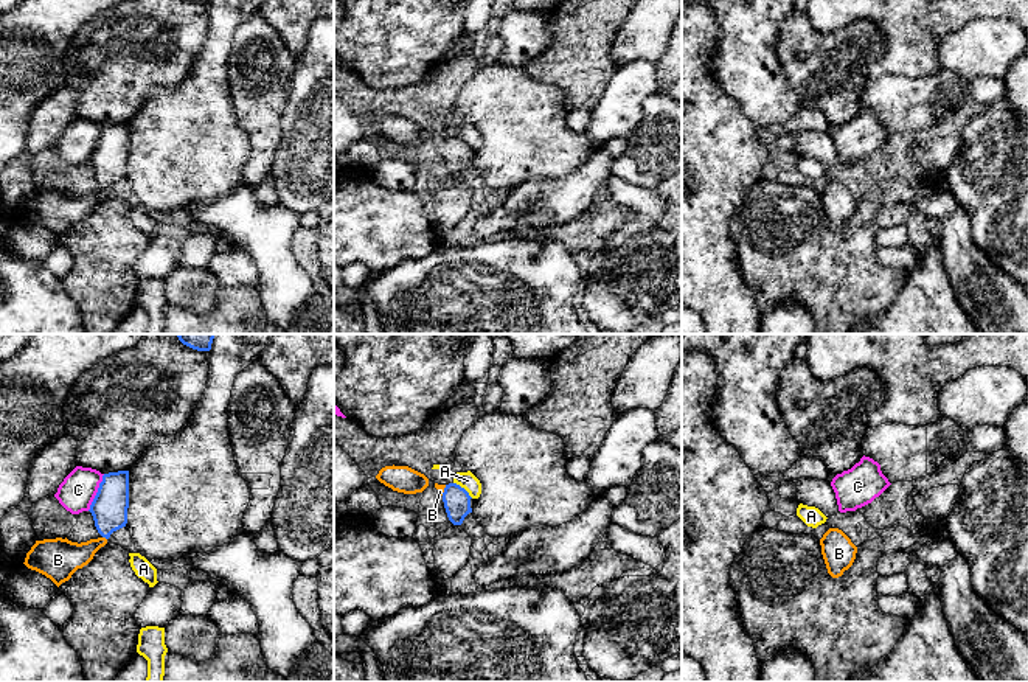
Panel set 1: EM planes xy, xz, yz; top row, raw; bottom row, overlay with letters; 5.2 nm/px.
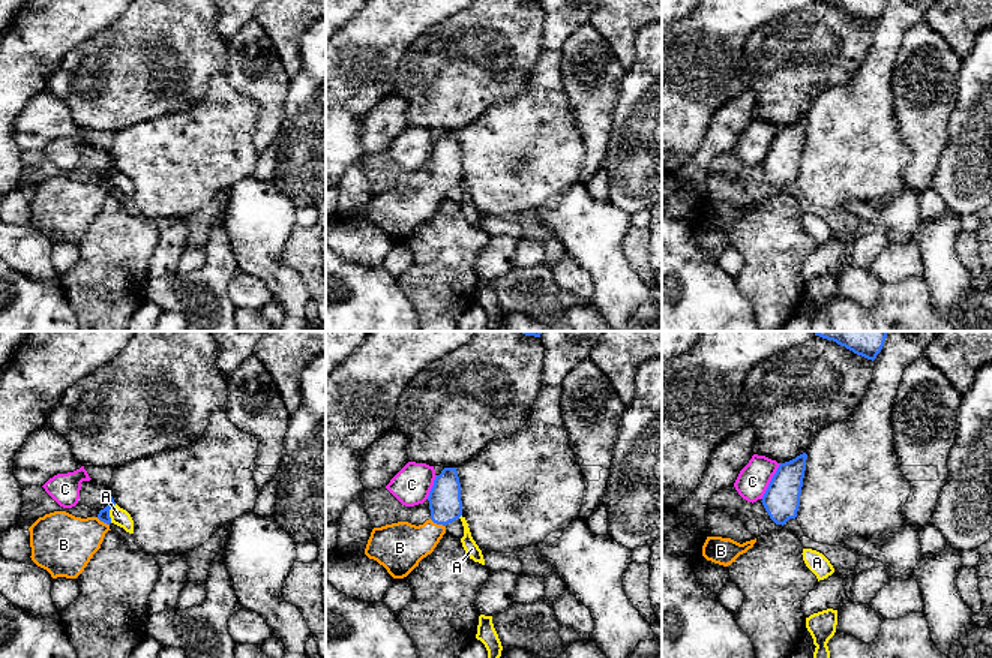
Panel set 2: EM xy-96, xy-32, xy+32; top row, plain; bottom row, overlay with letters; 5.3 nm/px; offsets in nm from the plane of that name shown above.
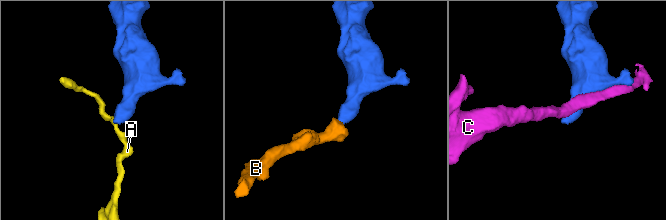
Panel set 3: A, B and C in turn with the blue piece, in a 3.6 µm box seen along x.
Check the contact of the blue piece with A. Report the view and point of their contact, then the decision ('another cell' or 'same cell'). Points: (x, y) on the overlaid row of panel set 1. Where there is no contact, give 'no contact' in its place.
xz (463, 488) | another cell

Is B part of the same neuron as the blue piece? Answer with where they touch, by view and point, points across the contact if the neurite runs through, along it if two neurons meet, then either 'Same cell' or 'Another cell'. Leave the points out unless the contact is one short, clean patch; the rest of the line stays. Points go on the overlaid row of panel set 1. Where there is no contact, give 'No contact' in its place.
Touches blue at xy (104, 536). Path across: xy (109, 508), (104, 536), (79, 555), (61, 556). Same cell

